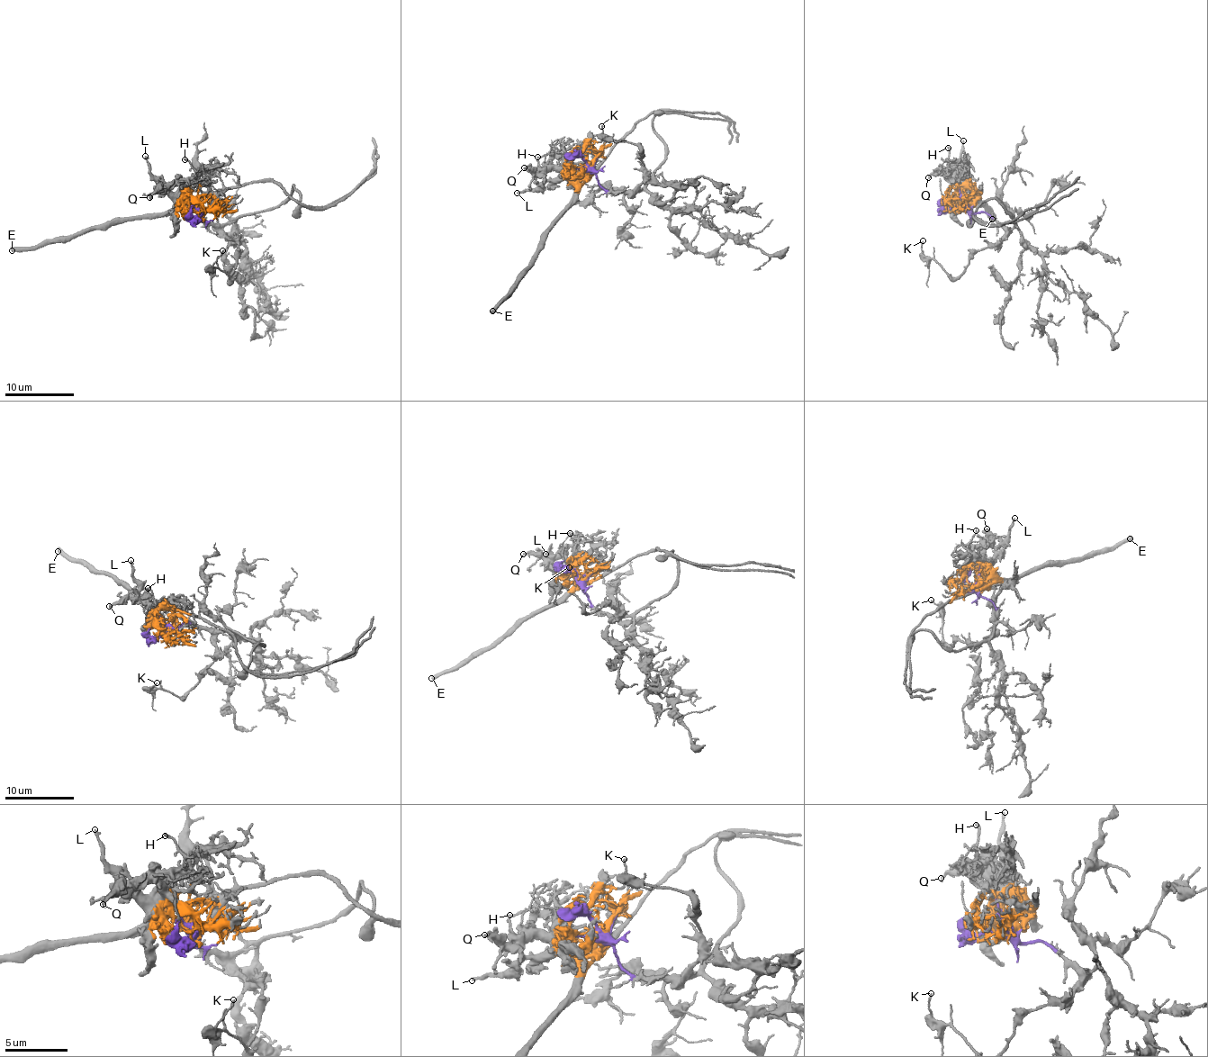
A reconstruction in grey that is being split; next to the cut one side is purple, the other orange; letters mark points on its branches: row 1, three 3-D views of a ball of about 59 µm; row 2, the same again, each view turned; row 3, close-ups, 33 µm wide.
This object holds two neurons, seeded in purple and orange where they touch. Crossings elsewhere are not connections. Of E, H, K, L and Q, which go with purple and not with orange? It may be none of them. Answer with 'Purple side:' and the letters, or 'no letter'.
Purple side: K

